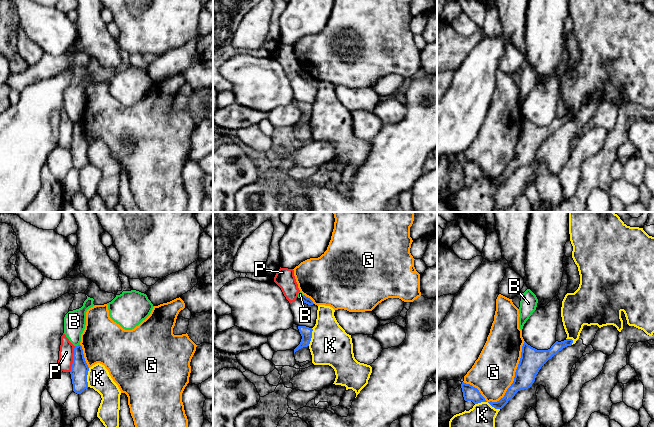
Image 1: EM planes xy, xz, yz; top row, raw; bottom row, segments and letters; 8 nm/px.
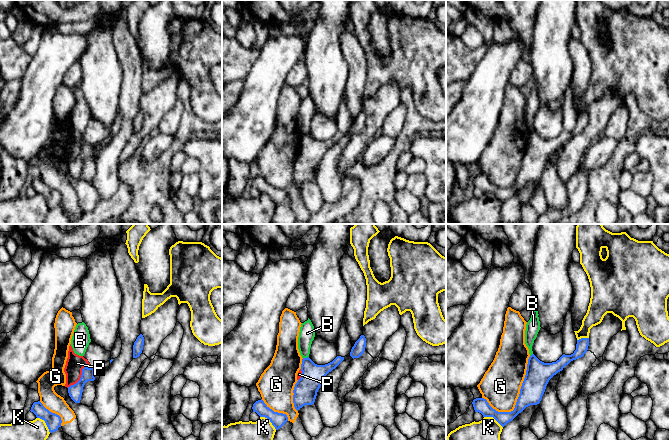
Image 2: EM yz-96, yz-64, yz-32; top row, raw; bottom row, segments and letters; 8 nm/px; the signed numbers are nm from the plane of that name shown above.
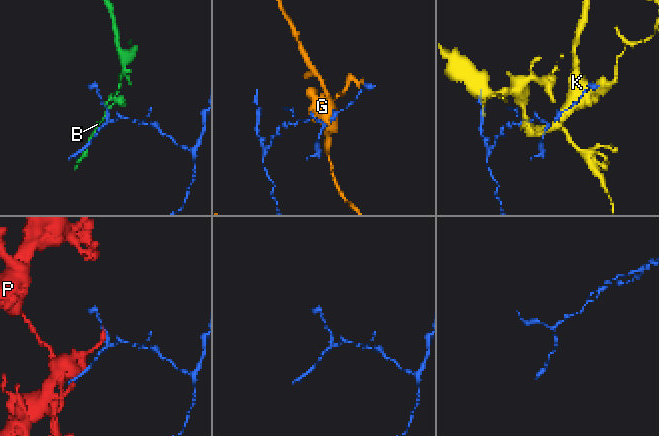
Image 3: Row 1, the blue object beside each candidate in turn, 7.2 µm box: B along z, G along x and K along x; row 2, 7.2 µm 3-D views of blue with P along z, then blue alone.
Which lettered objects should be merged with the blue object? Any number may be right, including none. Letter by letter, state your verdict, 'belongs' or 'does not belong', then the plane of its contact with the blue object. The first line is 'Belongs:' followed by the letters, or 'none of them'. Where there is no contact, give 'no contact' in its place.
Belongs: none of them
B: does not belong | xy
G: does not belong | yz
K: does not belong | yz
P: does not belong | xy

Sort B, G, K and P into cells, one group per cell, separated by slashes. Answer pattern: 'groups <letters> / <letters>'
groups B / G / K / P

